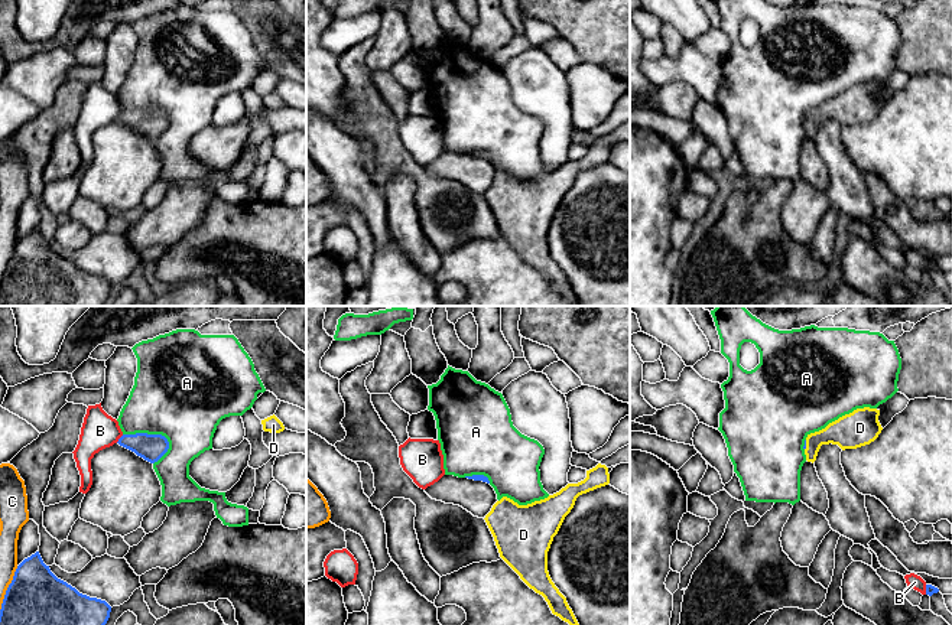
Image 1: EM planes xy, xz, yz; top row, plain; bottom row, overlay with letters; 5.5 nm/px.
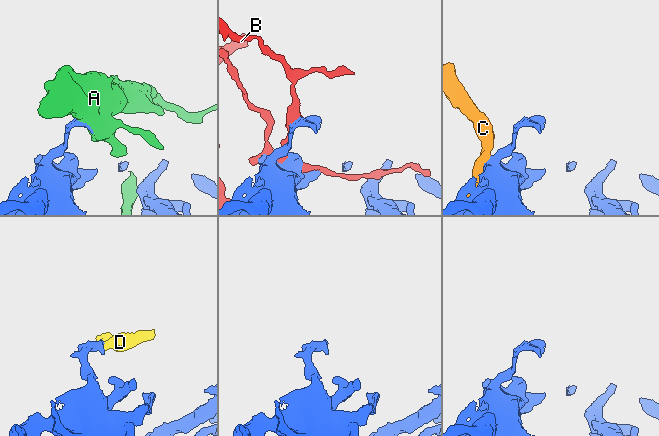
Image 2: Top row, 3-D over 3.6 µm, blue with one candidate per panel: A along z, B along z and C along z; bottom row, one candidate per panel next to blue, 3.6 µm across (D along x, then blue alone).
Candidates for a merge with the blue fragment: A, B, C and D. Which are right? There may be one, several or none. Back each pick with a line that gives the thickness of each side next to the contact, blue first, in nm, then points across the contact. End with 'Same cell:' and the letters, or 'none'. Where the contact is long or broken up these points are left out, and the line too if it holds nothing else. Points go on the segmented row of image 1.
D: calibres 20 and 180 nm; way yz (805, 440), (805, 445), (831, 433), (847, 432)
Same cell: D

